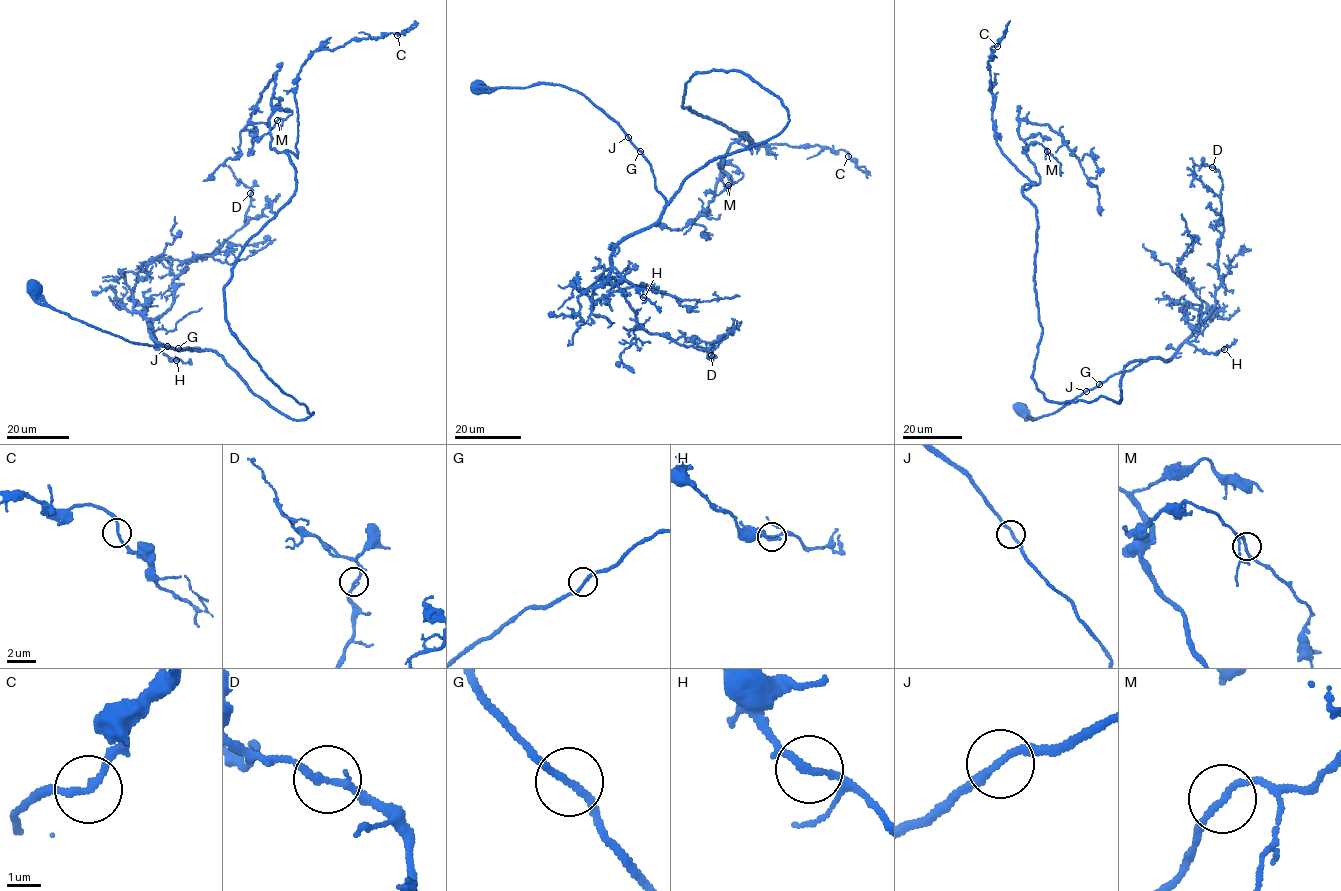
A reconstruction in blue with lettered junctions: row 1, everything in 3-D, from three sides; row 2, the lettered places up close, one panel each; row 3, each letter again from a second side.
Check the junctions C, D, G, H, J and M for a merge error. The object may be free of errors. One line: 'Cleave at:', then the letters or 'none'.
Cleave at: none

